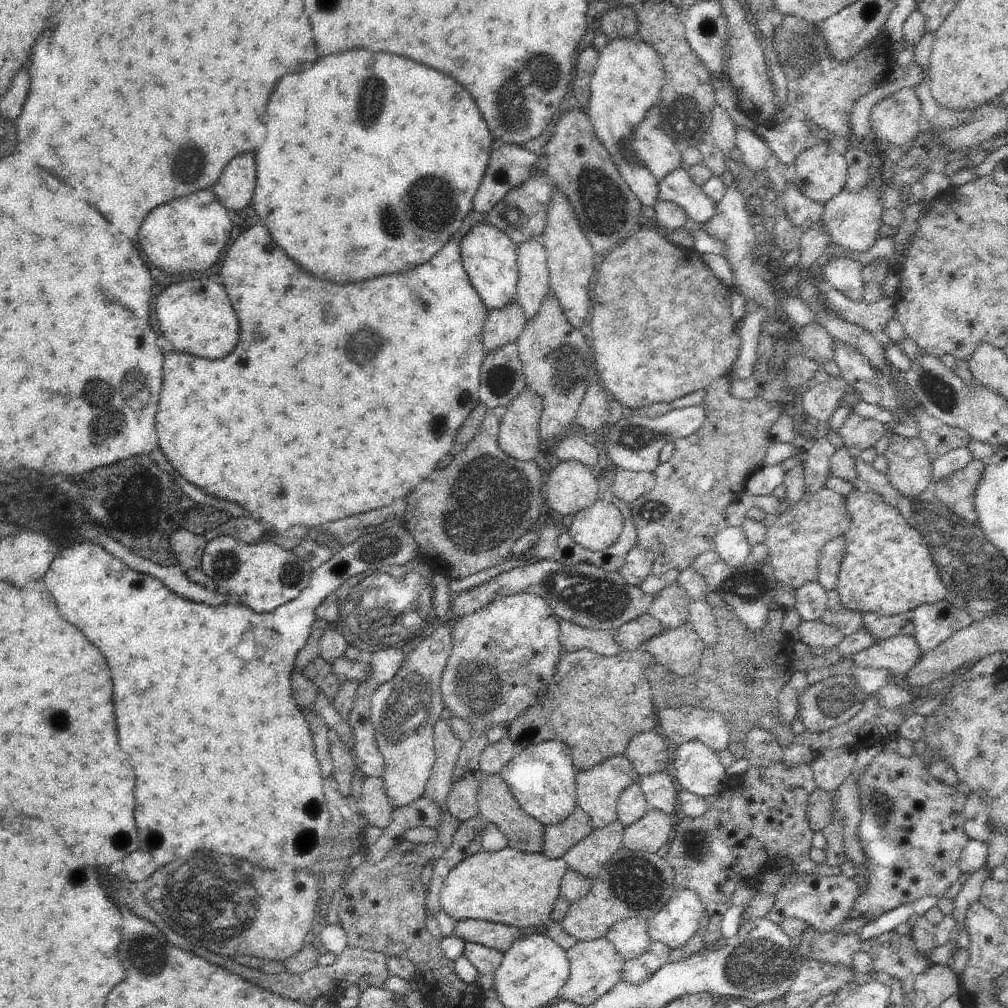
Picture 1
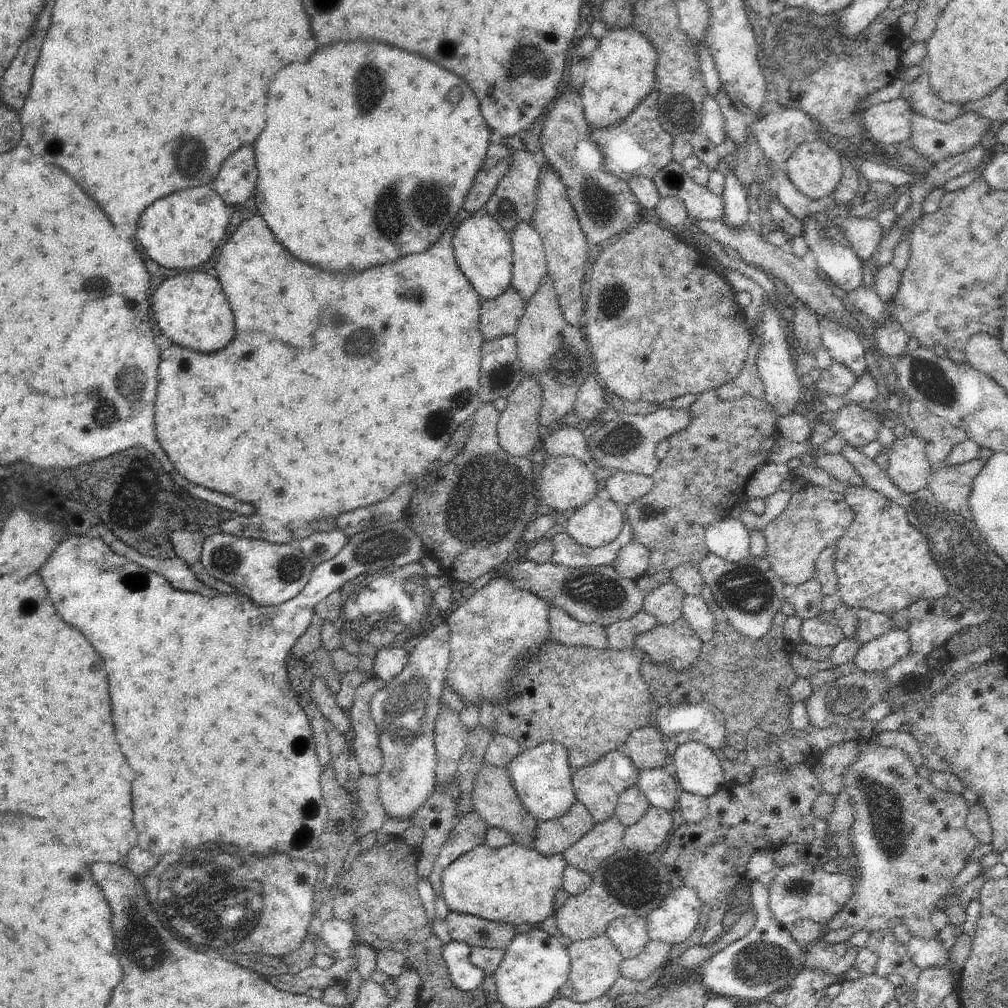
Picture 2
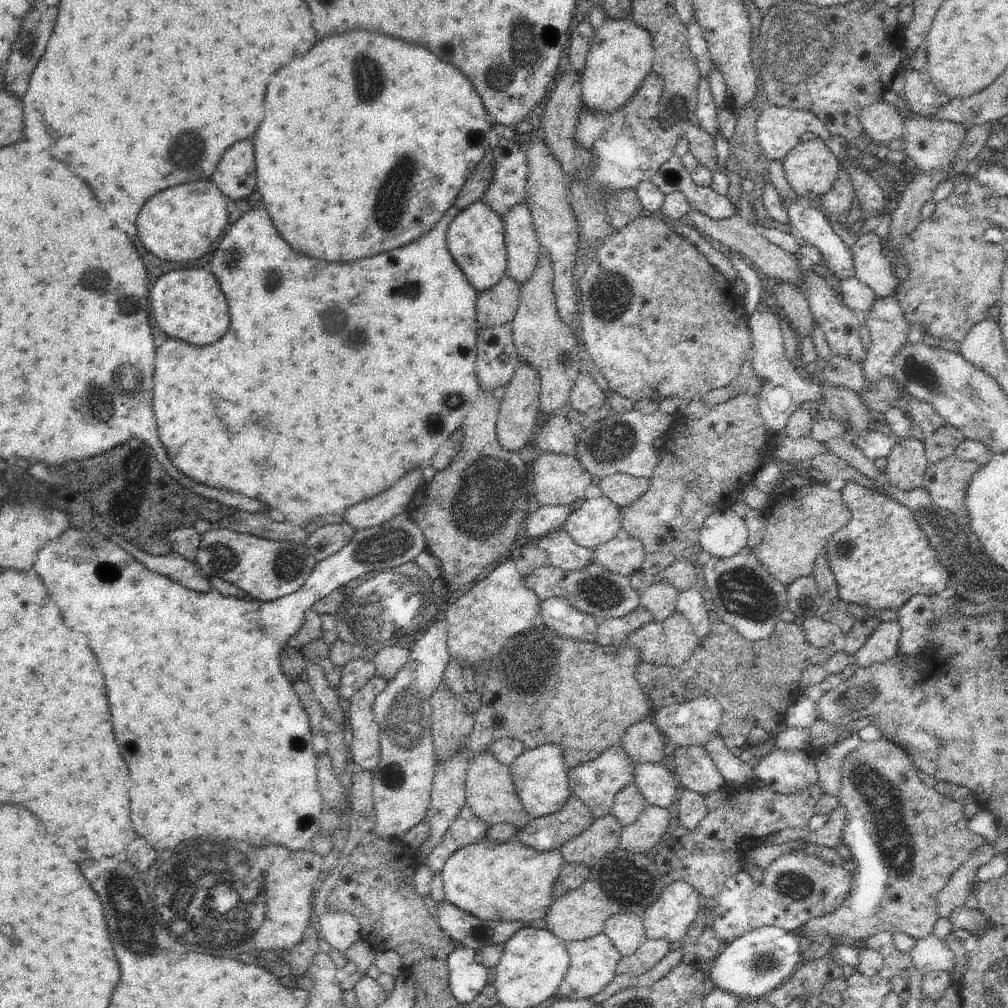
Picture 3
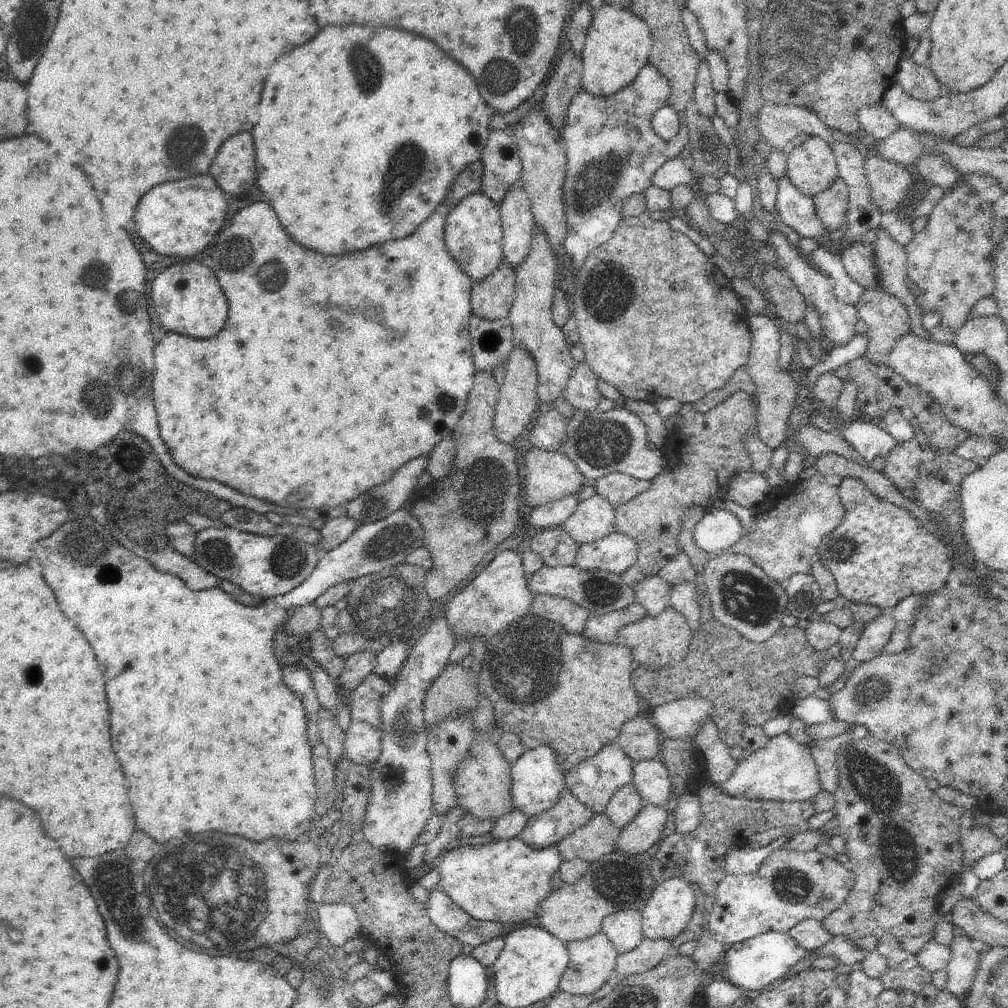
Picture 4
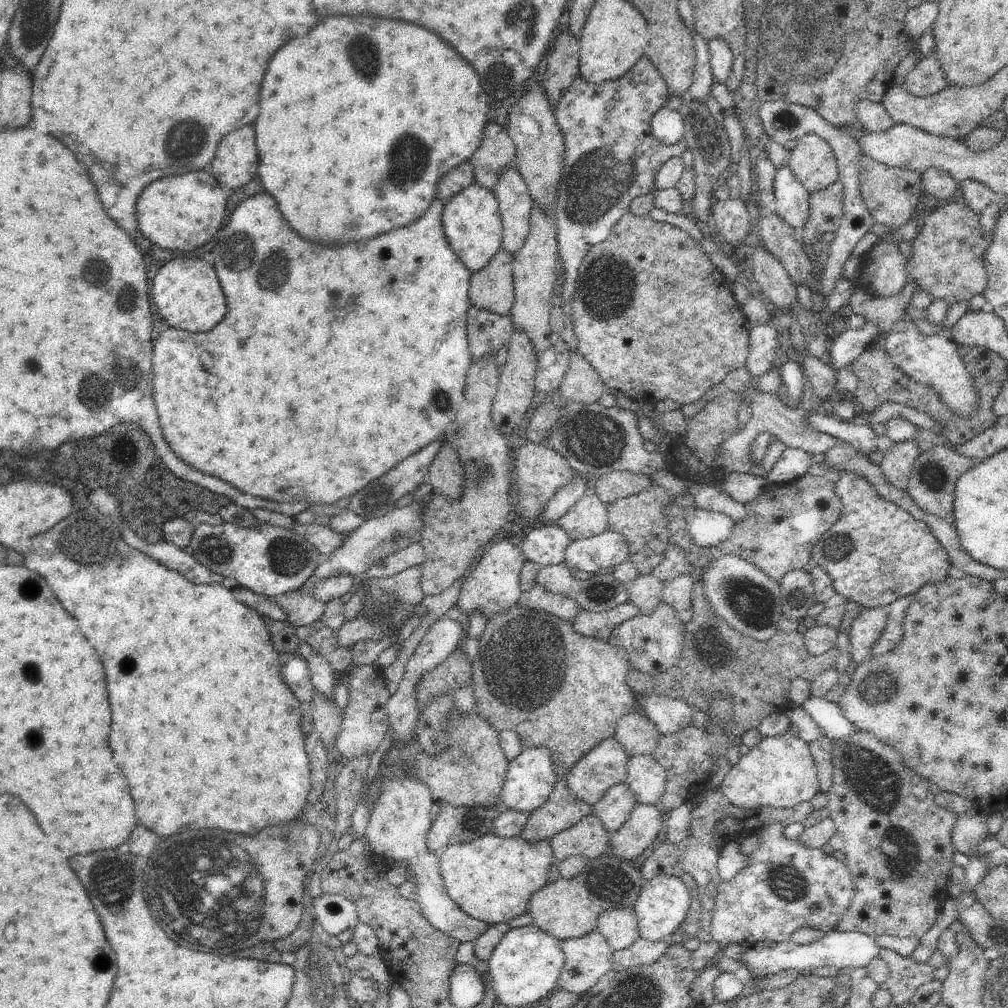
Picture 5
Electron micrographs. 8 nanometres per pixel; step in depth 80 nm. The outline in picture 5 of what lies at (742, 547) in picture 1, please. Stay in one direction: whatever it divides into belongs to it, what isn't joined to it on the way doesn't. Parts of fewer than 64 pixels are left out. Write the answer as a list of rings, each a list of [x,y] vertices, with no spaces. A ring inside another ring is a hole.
[[[700,508],[687,510],[686,521],[697,553],[702,555],[711,547],[727,542],[735,528],[735,522],[719,511]]]

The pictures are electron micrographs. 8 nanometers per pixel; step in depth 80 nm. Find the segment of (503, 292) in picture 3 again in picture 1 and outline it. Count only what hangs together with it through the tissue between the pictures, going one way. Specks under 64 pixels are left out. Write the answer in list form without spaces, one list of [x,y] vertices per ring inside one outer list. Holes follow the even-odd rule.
[[[516,300],[487,313],[483,326],[483,349],[486,355],[491,355],[507,344],[516,343],[528,320]]]

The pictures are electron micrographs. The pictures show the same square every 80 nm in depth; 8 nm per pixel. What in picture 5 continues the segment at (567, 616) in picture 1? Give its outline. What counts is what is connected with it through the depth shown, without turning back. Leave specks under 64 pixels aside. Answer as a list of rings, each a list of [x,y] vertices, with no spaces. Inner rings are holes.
[[[564,563],[549,565],[538,572],[536,584],[540,584],[542,588],[546,588],[550,592],[559,593],[562,596],[573,599],[580,604],[581,608],[592,610],[592,612],[605,612],[624,604],[624,602],[630,602],[628,600],[627,585],[616,580],[610,571],[597,572],[592,574],[588,580],[580,580],[574,578],[570,568]]]

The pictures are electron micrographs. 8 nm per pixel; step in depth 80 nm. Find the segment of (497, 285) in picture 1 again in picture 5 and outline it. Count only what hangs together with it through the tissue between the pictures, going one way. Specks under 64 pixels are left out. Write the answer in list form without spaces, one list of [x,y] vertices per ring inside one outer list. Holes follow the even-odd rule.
[[[477,181],[444,204],[441,220],[452,252],[464,262],[471,274],[482,270],[492,256],[501,250],[503,226],[499,202],[492,190],[480,186]]]

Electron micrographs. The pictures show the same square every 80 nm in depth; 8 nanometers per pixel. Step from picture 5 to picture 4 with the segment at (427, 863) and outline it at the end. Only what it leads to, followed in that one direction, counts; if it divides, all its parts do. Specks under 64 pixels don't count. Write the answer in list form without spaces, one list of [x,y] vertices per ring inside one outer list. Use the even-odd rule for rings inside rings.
[[[444,616],[430,622],[426,628],[416,629],[409,638],[408,659],[398,680],[392,682],[392,690],[379,705],[384,734],[380,757],[372,765],[370,782],[373,792],[362,827],[364,838],[372,850],[387,852],[388,856],[392,851],[406,855],[434,815],[432,760],[428,752],[424,704],[428,688],[449,663],[456,642]],[[440,883],[430,890],[425,905],[428,918],[438,930],[456,938],[463,945],[475,948],[492,942],[498,936],[506,937],[510,932],[526,927],[526,922],[520,926],[506,925],[504,928],[502,924],[472,918],[452,902]]]

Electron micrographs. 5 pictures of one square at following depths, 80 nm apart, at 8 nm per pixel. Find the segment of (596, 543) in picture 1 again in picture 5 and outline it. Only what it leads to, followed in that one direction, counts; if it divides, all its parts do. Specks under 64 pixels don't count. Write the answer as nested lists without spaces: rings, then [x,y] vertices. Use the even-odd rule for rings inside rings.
[[[590,492],[582,496],[578,503],[554,524],[560,526],[571,540],[590,539],[605,531],[611,531],[608,508],[608,505]]]

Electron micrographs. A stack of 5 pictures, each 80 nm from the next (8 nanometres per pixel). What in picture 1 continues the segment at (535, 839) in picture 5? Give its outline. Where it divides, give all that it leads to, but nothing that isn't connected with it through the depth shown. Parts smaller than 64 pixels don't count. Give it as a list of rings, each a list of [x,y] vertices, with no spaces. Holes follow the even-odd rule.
[[[576,806],[574,812],[562,824],[544,828],[542,854],[548,859],[563,858],[568,850],[587,838],[593,830],[588,814],[585,814],[580,806]]]

